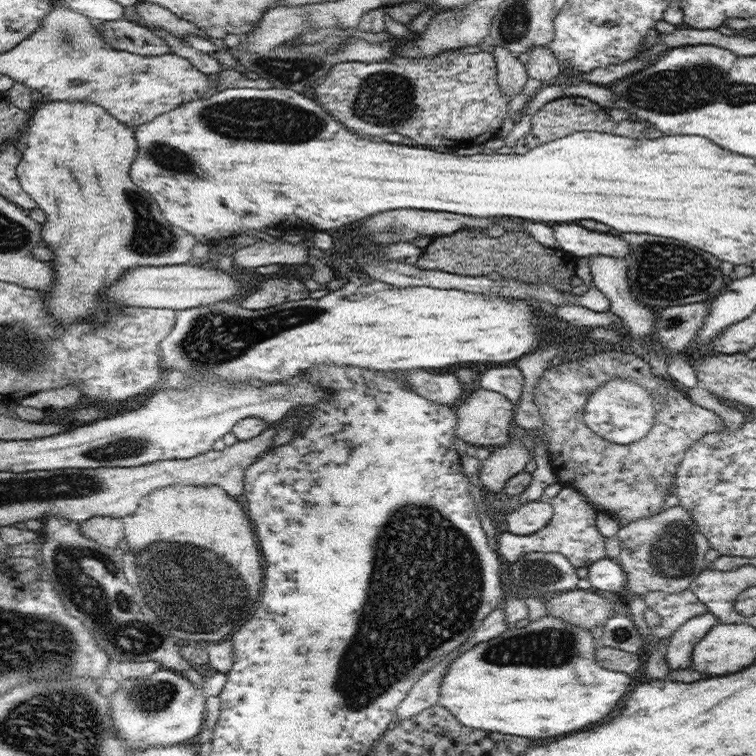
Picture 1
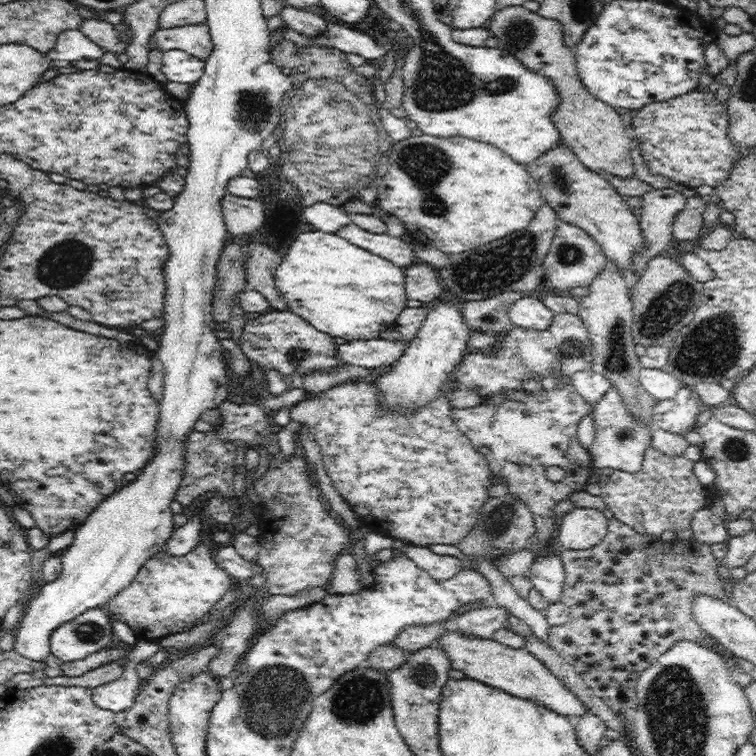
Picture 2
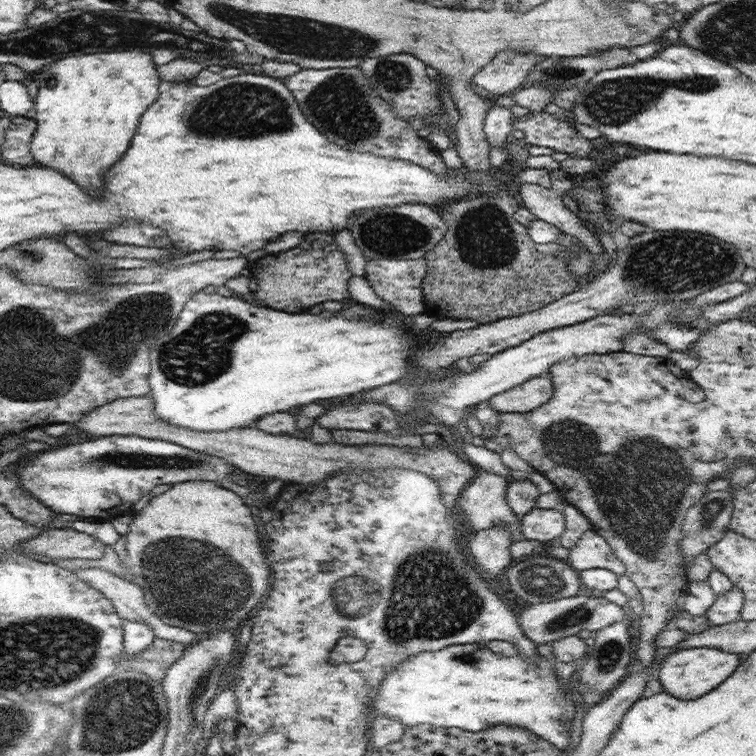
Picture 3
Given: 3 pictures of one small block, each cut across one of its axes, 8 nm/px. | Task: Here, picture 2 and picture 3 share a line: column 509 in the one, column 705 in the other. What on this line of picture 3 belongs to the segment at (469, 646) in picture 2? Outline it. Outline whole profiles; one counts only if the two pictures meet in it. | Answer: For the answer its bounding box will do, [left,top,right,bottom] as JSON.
[656,647,741,699]

